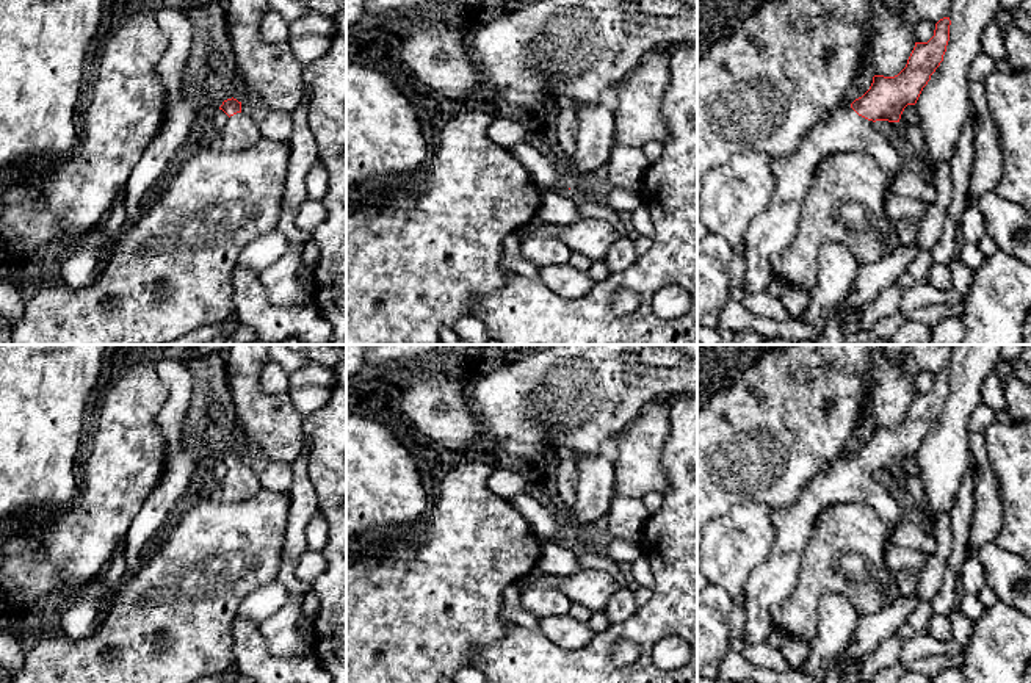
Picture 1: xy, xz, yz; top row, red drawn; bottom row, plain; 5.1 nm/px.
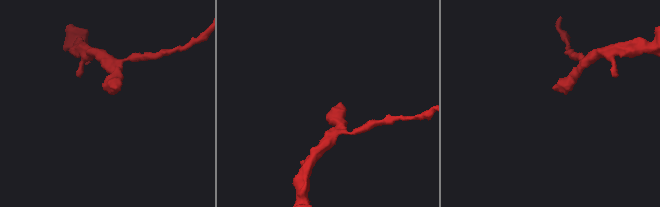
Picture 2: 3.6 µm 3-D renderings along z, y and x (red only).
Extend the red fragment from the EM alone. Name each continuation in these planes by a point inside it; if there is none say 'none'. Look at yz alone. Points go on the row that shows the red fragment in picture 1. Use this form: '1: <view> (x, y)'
1: yz (770, 232)

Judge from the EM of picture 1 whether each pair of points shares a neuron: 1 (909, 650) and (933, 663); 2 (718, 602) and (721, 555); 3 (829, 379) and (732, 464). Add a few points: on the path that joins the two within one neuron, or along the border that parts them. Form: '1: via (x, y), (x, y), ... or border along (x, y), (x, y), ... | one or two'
1: border along (961, 650), (956, 654), (929, 655), (914, 666) | two
2: border along (713, 581), (734, 602) | two
3: via (806, 397), (763, 439), (756, 442) | one

